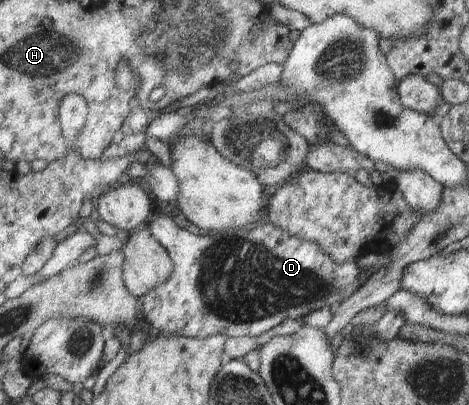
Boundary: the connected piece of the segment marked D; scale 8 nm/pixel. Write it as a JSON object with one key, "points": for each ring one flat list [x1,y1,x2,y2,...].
{"points":[[173,213,159,216,149,224,149,230,170,253,175,270,169,282,159,284,141,299,143,316,155,330,199,340,217,334,257,337,275,331,277,326,284,325,285,320,302,319,323,308,334,309,351,298,369,278,373,278,388,265,386,263,359,268,356,260,335,262,333,256,319,248,319,244,297,238,268,220,251,228,231,228,230,231,215,231,213,234,197,236,191,234,191,228,183,228,183,224,175,220]]}

